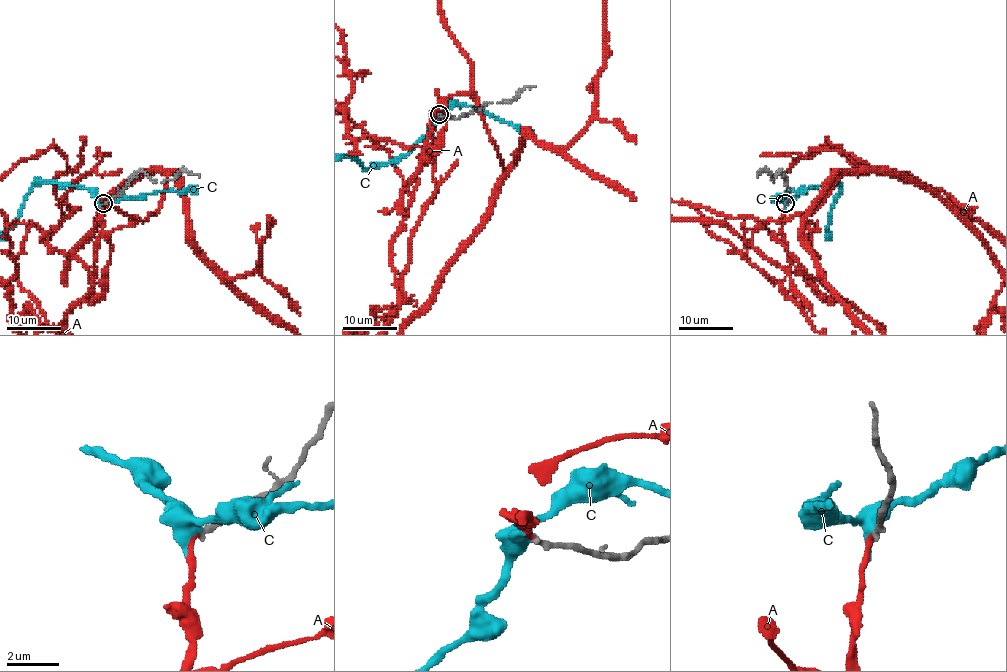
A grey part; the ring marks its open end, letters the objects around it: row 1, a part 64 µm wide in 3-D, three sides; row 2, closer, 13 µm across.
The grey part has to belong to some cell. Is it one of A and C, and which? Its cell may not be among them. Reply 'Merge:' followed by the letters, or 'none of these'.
Merge: A

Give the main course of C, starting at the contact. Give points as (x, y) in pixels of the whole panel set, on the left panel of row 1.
C: (104, 203), (86, 189), (36, 182), (20, 207), (17, 220)

